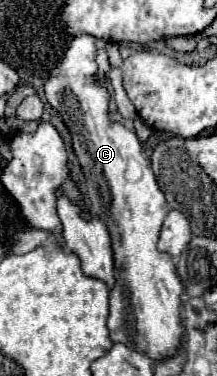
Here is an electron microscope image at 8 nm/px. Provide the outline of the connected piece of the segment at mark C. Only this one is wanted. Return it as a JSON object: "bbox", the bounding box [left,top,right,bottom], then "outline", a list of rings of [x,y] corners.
{"bbox":[45,34,185,360],"outline":[[[81,34],[73,38],[63,62],[51,72],[45,84],[45,96],[59,110],[73,136],[73,148],[85,174],[83,192],[89,196],[89,206],[111,232],[117,282],[109,298],[109,336],[113,342],[129,344],[153,360],[173,356],[181,346],[185,330],[179,298],[183,284],[175,272],[173,258],[157,252],[159,230],[169,206],[135,132],[107,118],[109,94],[107,88],[97,84],[93,36]]]}

